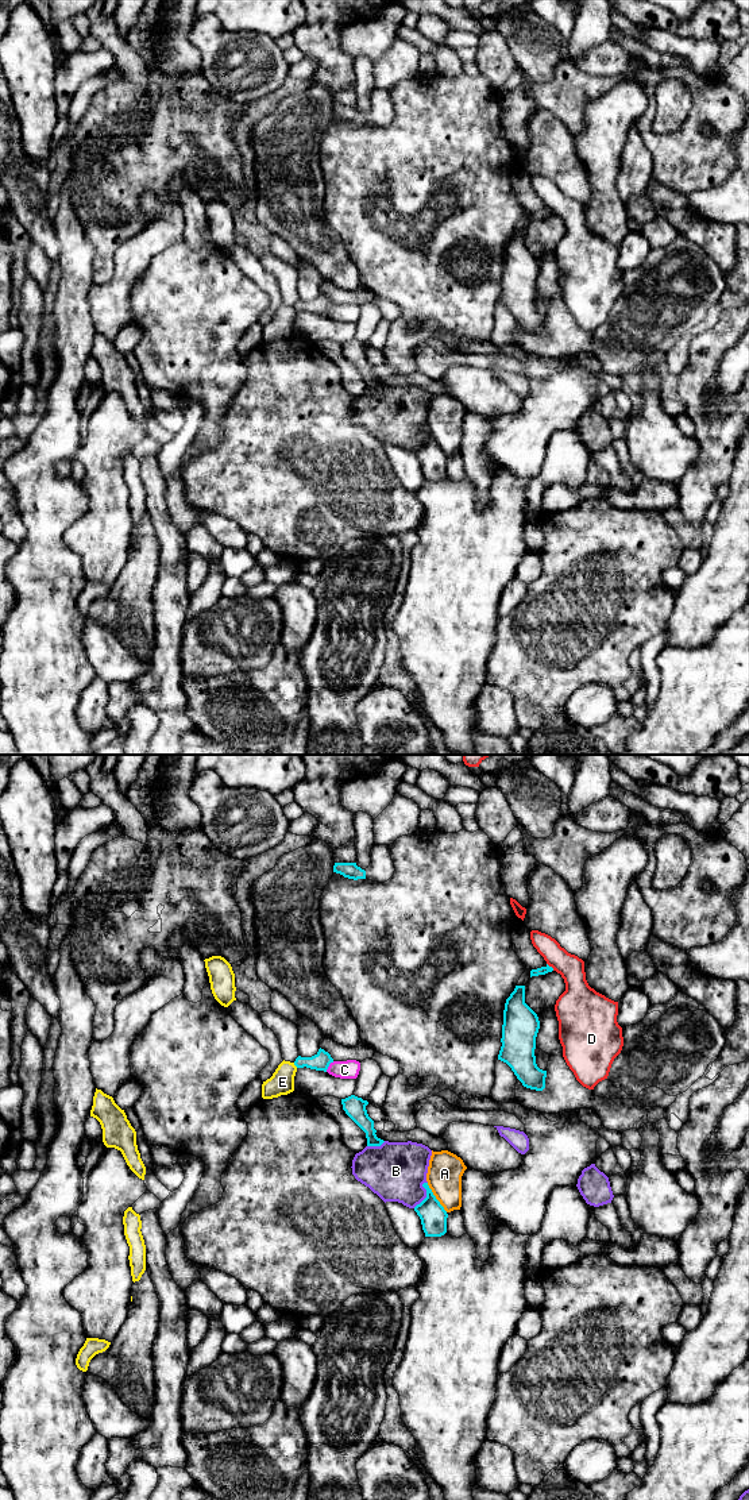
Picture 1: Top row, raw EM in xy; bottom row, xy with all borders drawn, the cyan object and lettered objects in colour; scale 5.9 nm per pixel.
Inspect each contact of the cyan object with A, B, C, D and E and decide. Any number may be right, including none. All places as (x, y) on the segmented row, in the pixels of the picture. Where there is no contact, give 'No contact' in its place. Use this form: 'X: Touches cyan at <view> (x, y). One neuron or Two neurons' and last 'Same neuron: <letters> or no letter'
A: Touches cyan at xy (435, 1198). Two neurons
B: Touches cyan at xy (427, 1195). Two neurons
C: Touches cyan at xy (328, 1065). Two neurons
D: Touches cyan at xy (551, 967). Two neurons
E: Touches cyan at xy (296, 1065). Two neurons
Same neuron: no letter

